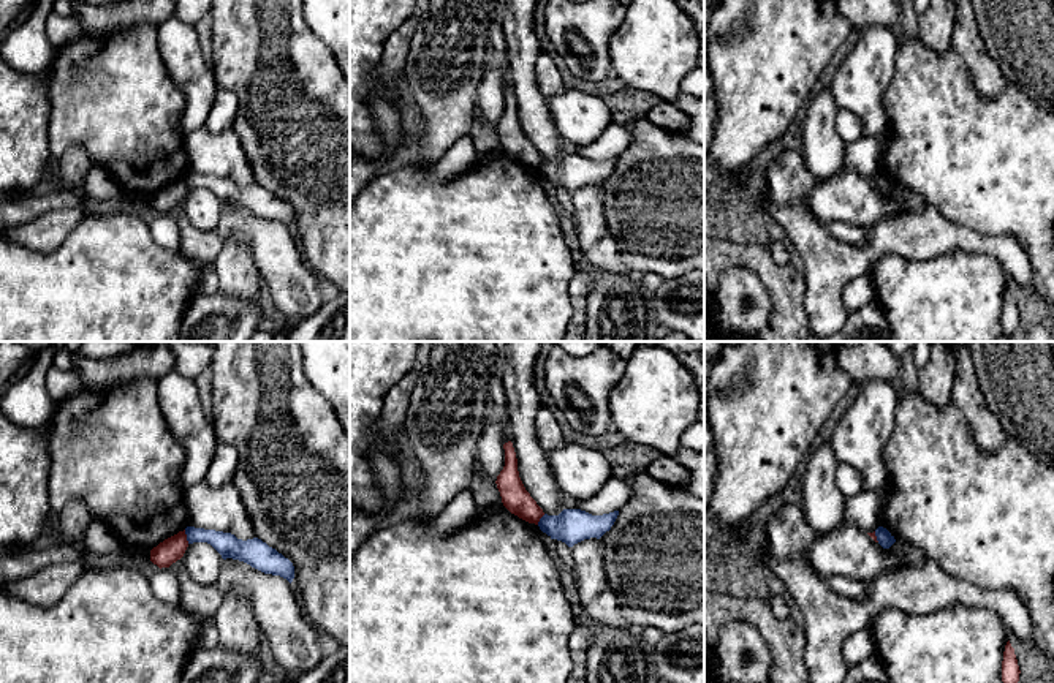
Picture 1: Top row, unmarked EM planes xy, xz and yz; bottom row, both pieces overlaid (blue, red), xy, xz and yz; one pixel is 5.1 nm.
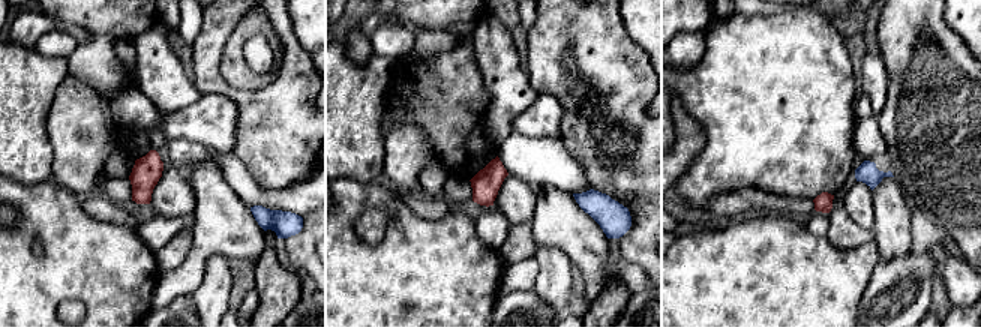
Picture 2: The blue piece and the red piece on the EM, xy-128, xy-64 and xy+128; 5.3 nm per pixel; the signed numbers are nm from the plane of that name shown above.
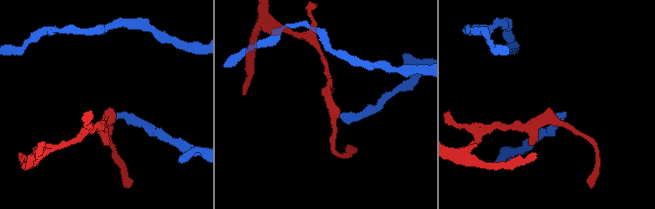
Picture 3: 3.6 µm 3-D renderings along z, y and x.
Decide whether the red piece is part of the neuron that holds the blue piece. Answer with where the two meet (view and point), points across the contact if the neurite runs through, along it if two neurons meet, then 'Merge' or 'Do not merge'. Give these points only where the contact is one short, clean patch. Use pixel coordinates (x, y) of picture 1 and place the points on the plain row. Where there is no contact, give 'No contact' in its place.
Touches blue at xy (187, 182). Boundary: xy (184, 176), (189, 188). Do not merge

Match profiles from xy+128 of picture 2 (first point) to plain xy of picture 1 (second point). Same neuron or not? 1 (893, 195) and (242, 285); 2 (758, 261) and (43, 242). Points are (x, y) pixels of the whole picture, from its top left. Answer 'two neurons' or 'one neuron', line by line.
1: one neuron
2: two neurons

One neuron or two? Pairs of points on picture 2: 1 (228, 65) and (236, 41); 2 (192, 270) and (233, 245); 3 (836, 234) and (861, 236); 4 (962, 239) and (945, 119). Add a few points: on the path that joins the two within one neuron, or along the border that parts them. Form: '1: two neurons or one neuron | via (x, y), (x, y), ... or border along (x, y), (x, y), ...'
1: one neuron | via (233, 59), (234, 47)
2: one neuron | via (198, 260), (213, 245), (222, 245)
3: one neuron | via (842, 234), (855, 236)
4: one neuron | via (962, 209), (962, 149)

